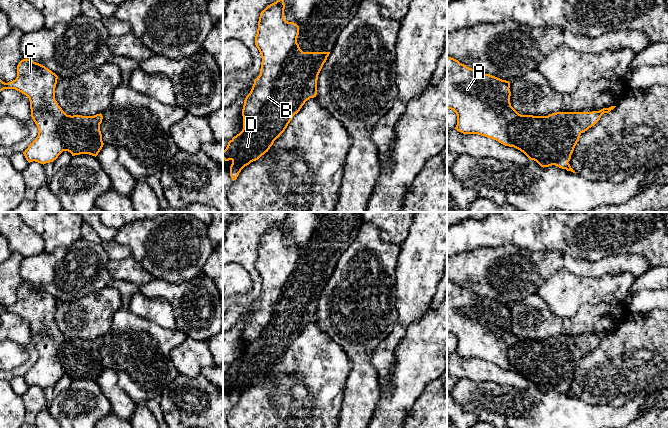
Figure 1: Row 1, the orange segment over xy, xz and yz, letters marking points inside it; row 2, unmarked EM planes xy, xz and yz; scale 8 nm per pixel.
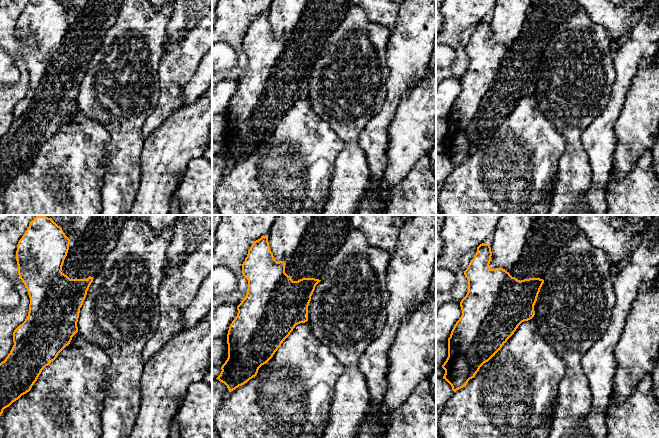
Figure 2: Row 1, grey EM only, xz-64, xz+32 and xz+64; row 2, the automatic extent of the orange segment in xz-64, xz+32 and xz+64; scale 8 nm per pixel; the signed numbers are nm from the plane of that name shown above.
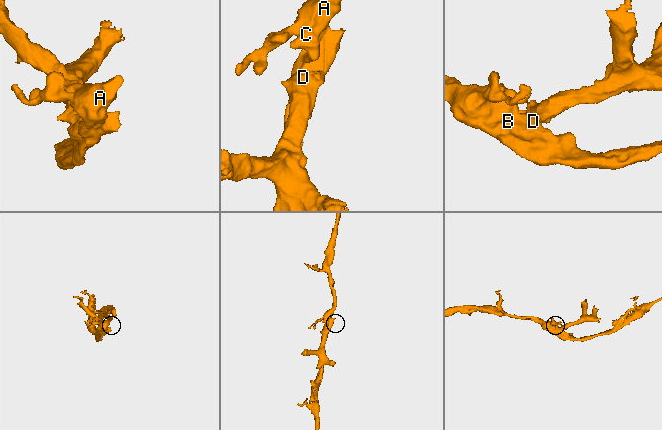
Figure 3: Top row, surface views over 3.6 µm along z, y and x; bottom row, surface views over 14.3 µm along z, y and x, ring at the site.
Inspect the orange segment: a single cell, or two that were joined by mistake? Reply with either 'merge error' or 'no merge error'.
merge error

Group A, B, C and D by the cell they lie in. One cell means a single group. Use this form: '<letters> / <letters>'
A C / B D

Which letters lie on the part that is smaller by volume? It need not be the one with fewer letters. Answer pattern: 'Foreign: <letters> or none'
Foreign: B, D

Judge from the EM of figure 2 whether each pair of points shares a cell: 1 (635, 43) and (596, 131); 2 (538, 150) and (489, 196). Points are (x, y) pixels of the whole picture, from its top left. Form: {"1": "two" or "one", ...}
{"1": "one", "2": "one"}

